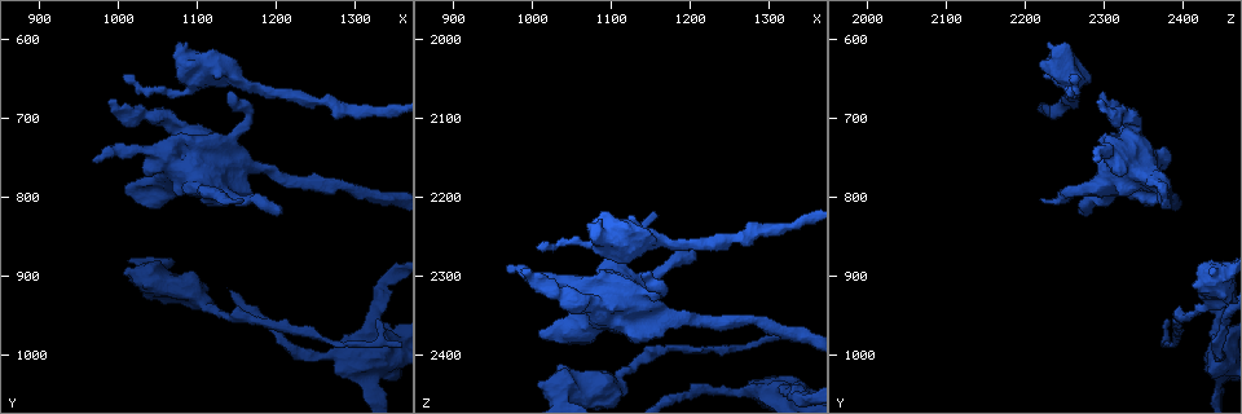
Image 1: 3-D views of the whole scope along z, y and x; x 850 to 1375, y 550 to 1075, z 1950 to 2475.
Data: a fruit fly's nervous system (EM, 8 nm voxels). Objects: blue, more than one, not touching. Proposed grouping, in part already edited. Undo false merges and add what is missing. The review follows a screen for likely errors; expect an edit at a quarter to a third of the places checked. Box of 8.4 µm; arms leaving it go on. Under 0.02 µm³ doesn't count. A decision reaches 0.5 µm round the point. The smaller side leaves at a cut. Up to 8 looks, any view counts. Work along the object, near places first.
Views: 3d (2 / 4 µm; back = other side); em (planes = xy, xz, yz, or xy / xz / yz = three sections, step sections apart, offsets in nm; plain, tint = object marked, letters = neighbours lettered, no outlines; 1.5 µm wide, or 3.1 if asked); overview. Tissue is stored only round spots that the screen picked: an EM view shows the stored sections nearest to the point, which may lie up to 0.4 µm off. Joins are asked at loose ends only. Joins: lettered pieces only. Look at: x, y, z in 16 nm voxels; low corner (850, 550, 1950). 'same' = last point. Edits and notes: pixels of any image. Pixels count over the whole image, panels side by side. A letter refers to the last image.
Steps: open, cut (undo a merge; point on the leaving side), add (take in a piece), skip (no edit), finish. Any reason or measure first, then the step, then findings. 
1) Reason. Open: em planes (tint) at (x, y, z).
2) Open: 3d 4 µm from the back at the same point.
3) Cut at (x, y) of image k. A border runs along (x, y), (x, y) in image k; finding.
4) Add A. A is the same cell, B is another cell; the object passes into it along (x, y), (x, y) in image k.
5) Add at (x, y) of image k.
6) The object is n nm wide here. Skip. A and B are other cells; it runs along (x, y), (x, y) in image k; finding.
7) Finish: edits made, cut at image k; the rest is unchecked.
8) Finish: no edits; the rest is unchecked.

Branch stops here. Open: em yz step 8 (letters) at (1110, 805, 2365).

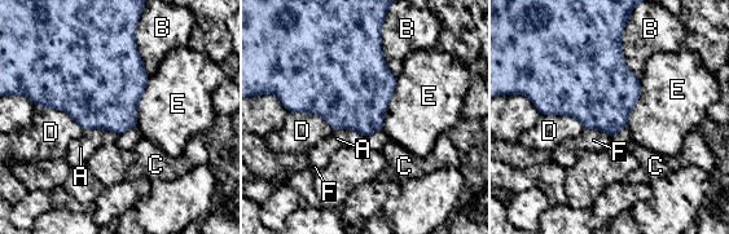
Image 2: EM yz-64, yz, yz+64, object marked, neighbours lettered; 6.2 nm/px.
Skip. A, B, C, D, E and F are other cells; a border runs along (83, 128), (108, 128), (118, 135) in image 2; no lettered piece goes on from it.

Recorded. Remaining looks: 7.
Thick turns thin. Open: em planes (plain) at (1155, 715, 2325).

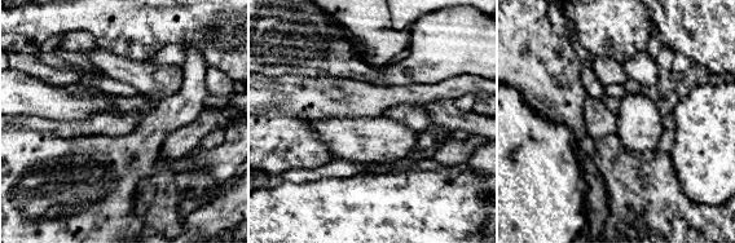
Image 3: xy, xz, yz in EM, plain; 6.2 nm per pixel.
See the neighbours. Open: em planes (letters) at the same point.

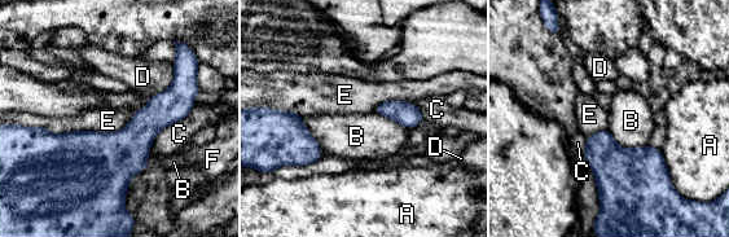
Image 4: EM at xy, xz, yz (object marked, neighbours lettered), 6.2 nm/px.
Skip. A, B, C, D, E and F are other cells; it runs along (185, 48), (184, 86), (128, 141), (84, 135) in image 4; continuous, no second neuron.

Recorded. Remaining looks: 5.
Free end. Open: 3d 4 µm from the back at (1330, 955, 2375).

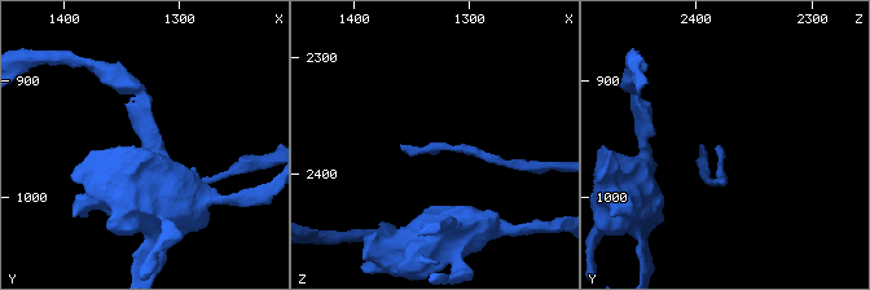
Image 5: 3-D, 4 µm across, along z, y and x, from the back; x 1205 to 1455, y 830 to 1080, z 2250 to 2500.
Need the tissue. Open: em planes (letters) at (1326, 956, 2378).

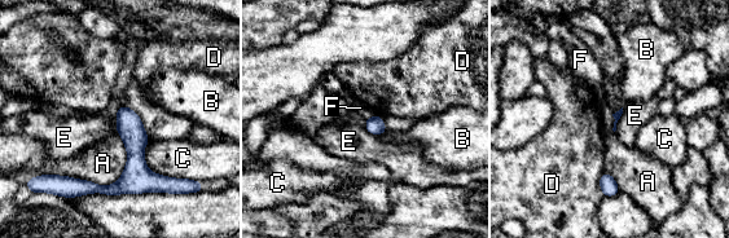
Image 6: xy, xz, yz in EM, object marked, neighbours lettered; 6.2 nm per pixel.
Skip. A, B, C, D, E and F are other cells; a border runs along (376, 114), (368, 117) in image 6; none of them fits.

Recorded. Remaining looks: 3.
Finish: no edits; the rest is unchecked.

